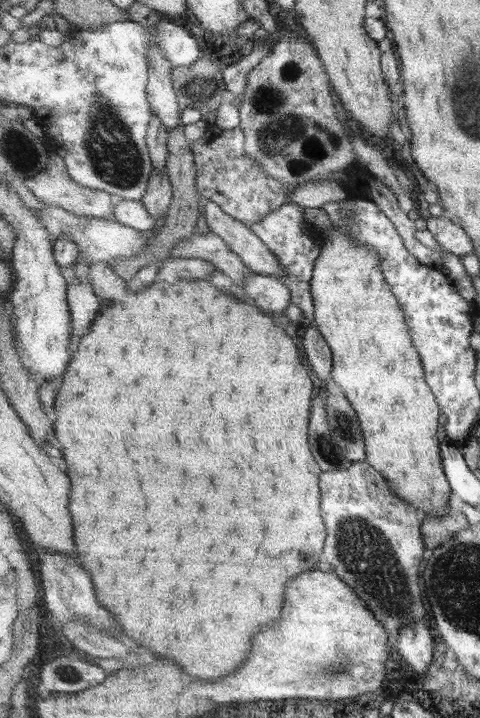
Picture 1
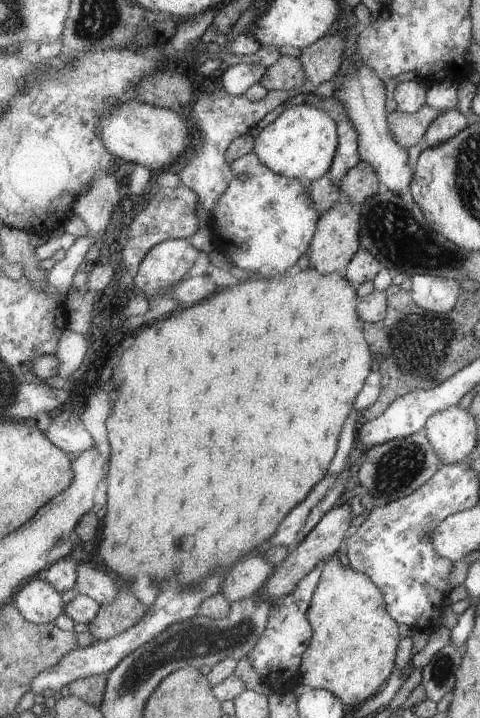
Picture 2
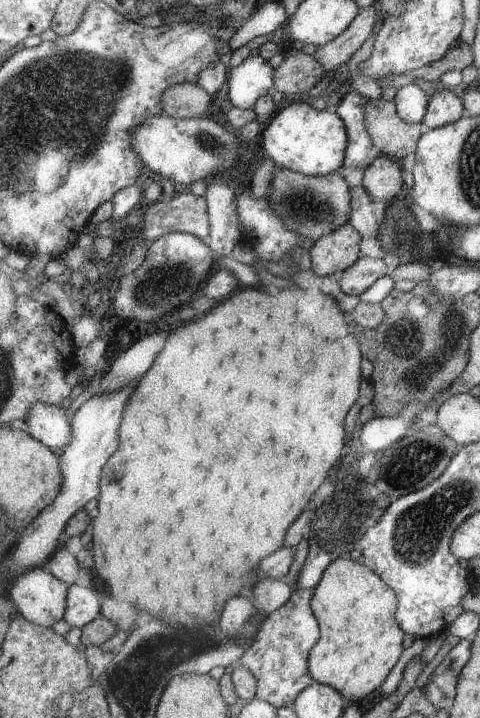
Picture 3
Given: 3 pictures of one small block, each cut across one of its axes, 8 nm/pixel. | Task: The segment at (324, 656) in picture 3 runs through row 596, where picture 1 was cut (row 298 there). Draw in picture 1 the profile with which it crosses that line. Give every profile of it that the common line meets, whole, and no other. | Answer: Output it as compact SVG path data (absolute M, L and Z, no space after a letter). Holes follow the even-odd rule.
M331 224L331 228L326 234L326 241L322 243L321 255L315 261L314 276L311 282L312 296L314 305L316 306L314 325L319 329L319 332L326 338L326 341L332 348L333 370L330 382L336 389L344 393L358 412L358 419L360 420L364 439L366 440L366 461L376 469L379 469L379 472L382 472L383 476L386 476L388 484L391 485L395 493L398 493L400 497L414 504L417 508L423 509L423 512L427 516L447 516L447 512L450 511L449 496L453 493L453 488L450 485L450 480L447 478L445 468L443 468L442 442L439 442L439 438L437 438L437 430L444 423L441 405L438 403L435 393L426 381L422 356L419 354L418 348L414 345L414 339L410 333L410 325L407 324L402 304L392 291L392 286L386 281L382 258L375 249L372 249L369 245L358 243L347 231Z

